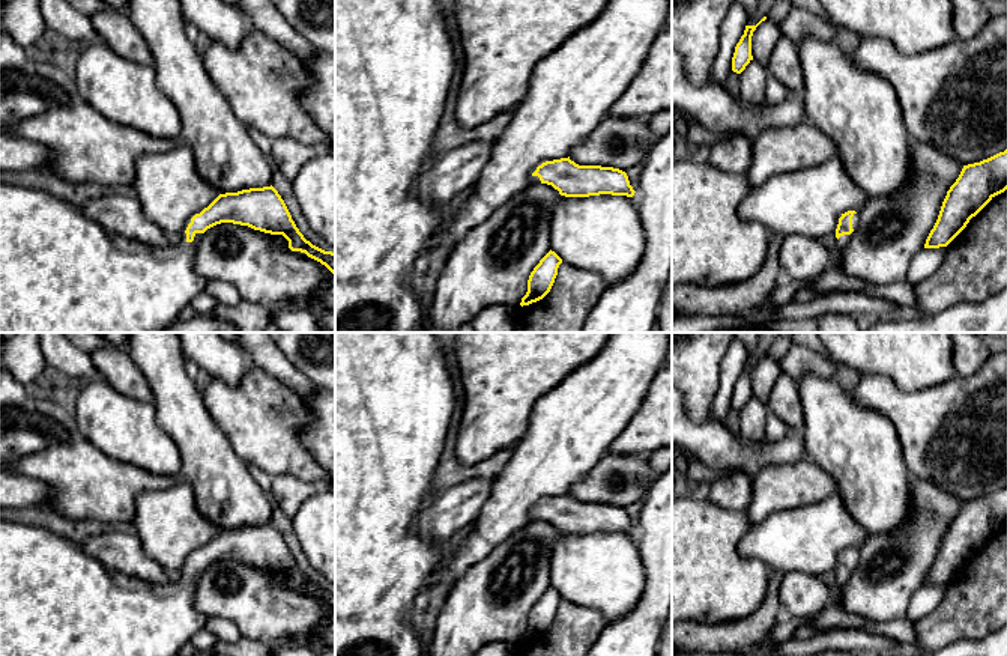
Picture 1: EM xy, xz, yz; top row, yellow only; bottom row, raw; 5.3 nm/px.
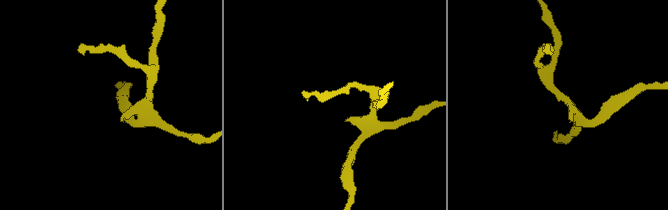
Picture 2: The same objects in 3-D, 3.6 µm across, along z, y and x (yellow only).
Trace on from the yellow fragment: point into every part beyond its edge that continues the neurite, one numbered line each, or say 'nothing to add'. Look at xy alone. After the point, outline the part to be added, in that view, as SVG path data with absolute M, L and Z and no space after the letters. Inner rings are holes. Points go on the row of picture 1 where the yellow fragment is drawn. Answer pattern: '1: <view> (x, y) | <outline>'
1: xy (60, 271) | M0 184L0 333L162 333L207 283L194 271L201 233L188 242L188 224L176 244L156 247L110 233L50 193Z

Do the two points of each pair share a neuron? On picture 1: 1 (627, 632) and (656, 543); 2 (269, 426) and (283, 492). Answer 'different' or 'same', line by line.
1: same
2: different

